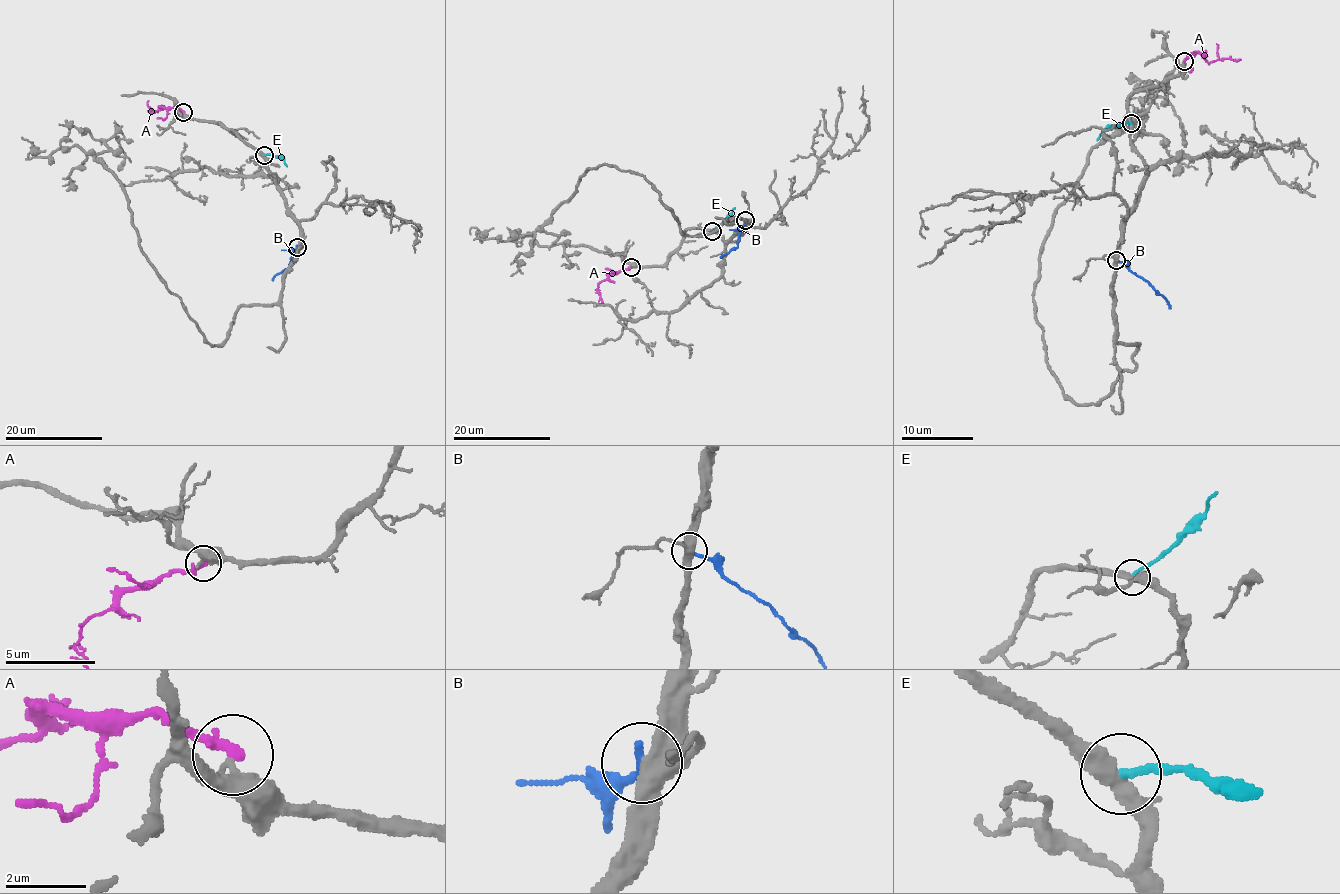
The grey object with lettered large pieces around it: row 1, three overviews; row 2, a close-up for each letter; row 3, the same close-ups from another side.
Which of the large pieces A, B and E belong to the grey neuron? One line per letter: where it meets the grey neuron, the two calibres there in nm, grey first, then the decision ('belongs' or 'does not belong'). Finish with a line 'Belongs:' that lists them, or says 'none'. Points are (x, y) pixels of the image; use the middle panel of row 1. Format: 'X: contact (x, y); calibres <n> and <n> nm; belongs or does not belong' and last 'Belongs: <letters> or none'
A: contact (631, 267); calibres 320 and 260 nm; does not belong
B: contact (745, 220); calibres 480 and 220 nm; does not belong
E: contact (712, 231); calibres 380 and 200 nm; does not belong
Belongs: none

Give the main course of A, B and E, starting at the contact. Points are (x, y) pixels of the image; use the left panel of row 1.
A: (183, 112), (173, 107), (149, 111), (157, 112)
B: (296, 248), (290, 266), (272, 281)
E: (263, 155), (280, 156), (286, 166)

